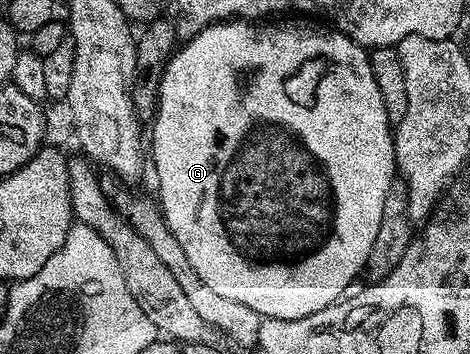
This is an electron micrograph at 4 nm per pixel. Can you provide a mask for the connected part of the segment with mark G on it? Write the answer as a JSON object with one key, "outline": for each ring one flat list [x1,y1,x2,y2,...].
{"outline":[[235,18,222,23,211,23,206,29,193,35,173,54,164,67,164,76,160,82,160,101,156,105,154,122,151,124,153,127,152,143,150,139,150,163,151,166,152,163,156,166,156,183,160,186,158,204,160,210,164,212,164,220,170,233,182,245,182,250,186,253,186,258,190,260,194,273,198,273,198,277,202,277,202,281,206,281,206,285,210,285,210,289,214,289,214,293,218,293,218,297,226,297,230,301,242,301,242,305,250,305,250,309,254,309,265,319,301,319,302,317,310,317,310,313,318,313,322,309,326,309,332,303,341,302,349,290,347,287,365,270,370,251,374,246,374,235,378,233,378,227,381,224,382,205,385,204,389,190,394,186,395,179,392,178,397,178,398,175,396,145,394,127,386,117,386,105,382,105,382,92,378,90,378,81,374,81,374,69,370,69,369,52,365,48,335,29,319,31,316,27,287,27,284,23,272,22,276,21,259,23]]}

